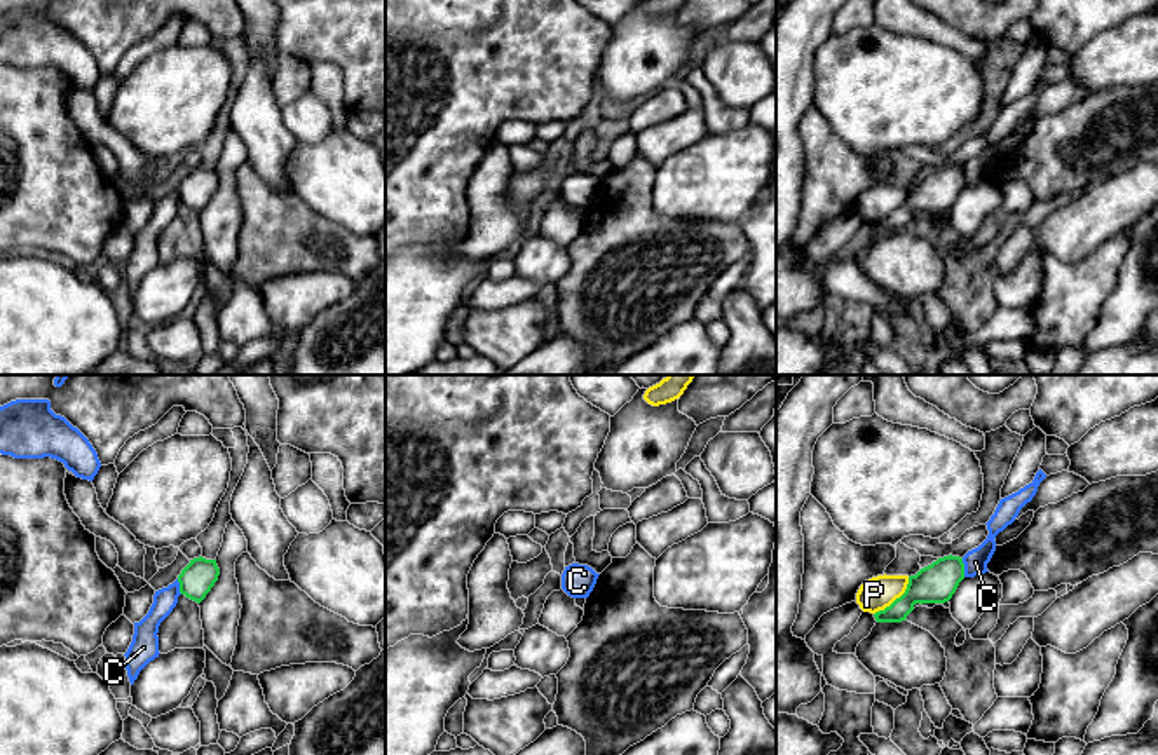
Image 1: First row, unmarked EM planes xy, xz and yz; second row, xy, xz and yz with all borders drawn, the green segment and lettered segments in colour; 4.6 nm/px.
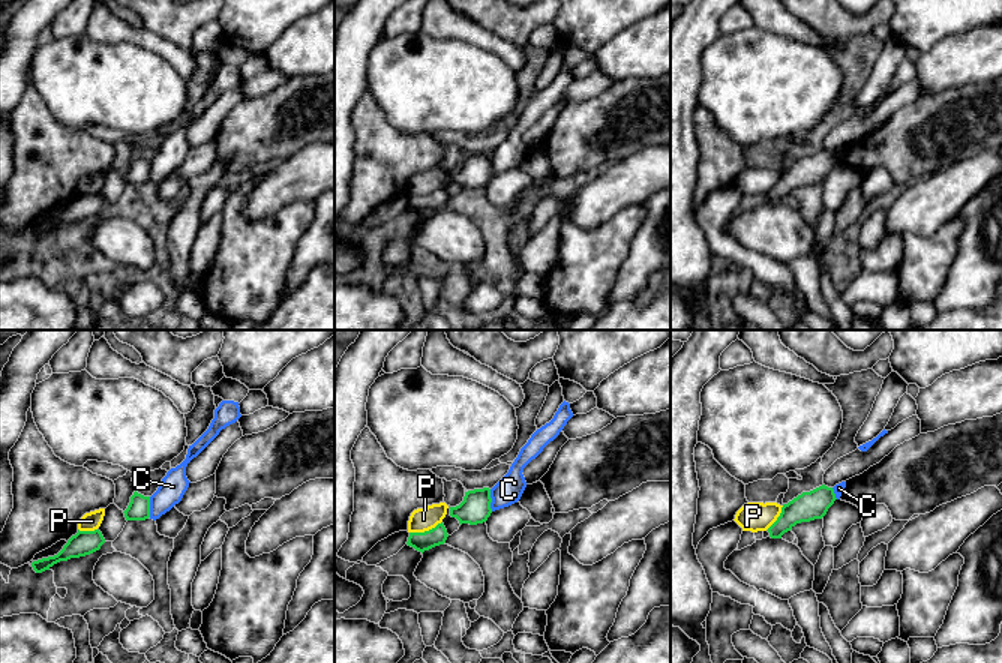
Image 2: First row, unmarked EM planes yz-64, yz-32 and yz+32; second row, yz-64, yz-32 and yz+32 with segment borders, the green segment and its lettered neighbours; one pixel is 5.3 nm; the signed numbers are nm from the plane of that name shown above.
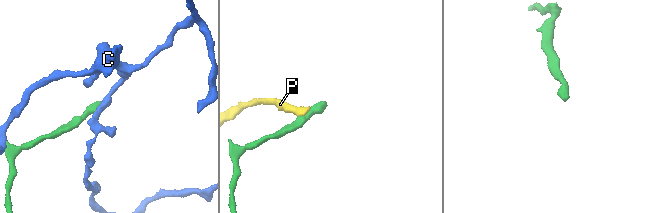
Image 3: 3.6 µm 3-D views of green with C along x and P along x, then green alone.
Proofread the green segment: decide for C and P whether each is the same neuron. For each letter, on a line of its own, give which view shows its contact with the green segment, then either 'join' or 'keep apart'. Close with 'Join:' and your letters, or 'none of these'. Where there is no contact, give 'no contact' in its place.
C: contact in yz; keep apart
P: contact in yz; keep apart
Join: none of these

